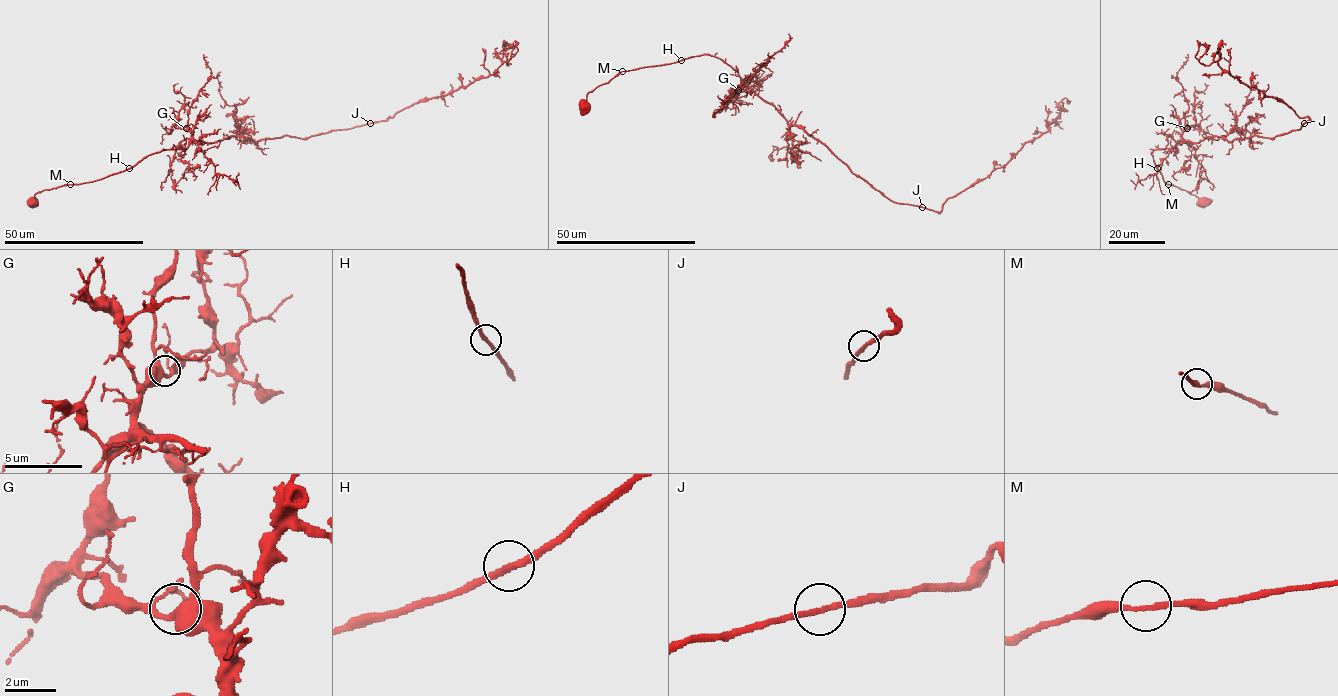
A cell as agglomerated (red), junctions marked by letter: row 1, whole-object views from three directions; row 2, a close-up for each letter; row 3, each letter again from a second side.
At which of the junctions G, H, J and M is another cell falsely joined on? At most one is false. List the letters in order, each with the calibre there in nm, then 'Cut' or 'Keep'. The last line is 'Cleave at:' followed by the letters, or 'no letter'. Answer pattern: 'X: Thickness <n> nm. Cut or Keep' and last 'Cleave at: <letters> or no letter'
G: Thickness 440 nm. Keep
H: Thickness 240 nm. Keep
J: Thickness 240 nm. Keep
M: Thickness 180 nm. Keep
Cleave at: no letter

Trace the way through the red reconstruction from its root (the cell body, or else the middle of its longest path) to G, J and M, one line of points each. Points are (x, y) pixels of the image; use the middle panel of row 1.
G: (582, 106), (590, 92), (622, 71), (670, 64), (701, 55), (713, 55), (729, 64), (743, 83), (738, 90)
J: (582, 106), (590, 92), (622, 71), (713, 55), (729, 64), (789, 125), (801, 126), (886, 197), (922, 206)
M: (582, 106), (590, 92), (622, 71)

